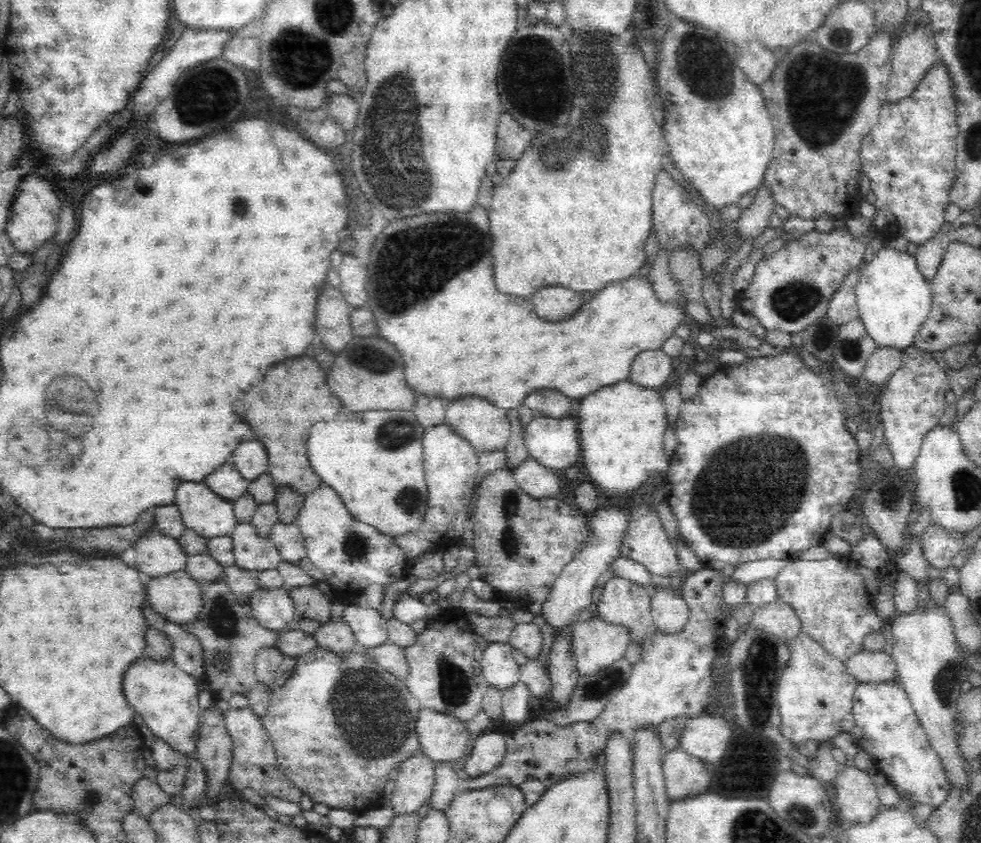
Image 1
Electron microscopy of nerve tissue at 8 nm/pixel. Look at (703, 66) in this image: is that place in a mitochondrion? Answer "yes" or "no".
yes

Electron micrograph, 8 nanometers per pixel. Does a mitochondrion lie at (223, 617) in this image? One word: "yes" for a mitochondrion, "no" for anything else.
yes

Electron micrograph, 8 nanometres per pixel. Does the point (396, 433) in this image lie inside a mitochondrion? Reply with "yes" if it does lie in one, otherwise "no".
yes

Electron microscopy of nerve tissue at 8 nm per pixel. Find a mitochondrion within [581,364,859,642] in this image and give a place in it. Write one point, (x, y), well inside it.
(734, 510)

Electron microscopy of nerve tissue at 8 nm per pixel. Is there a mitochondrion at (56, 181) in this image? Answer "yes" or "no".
no

